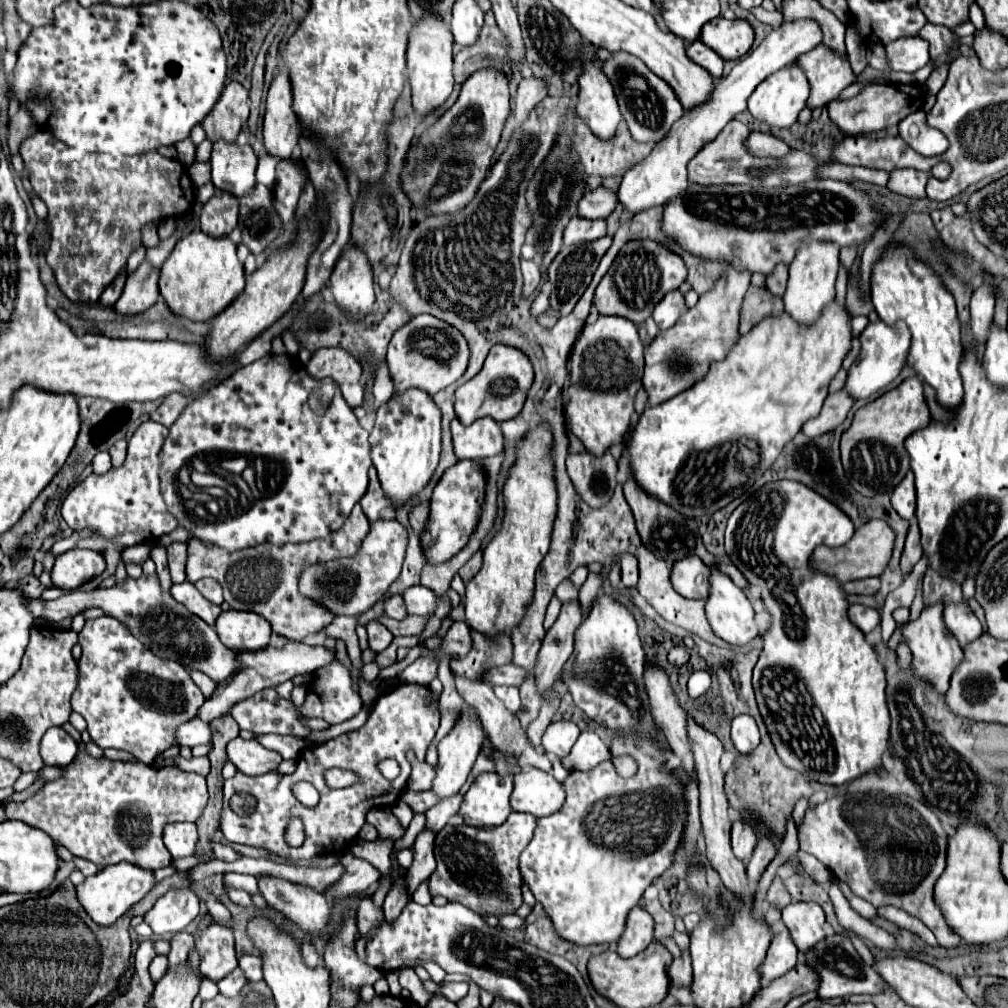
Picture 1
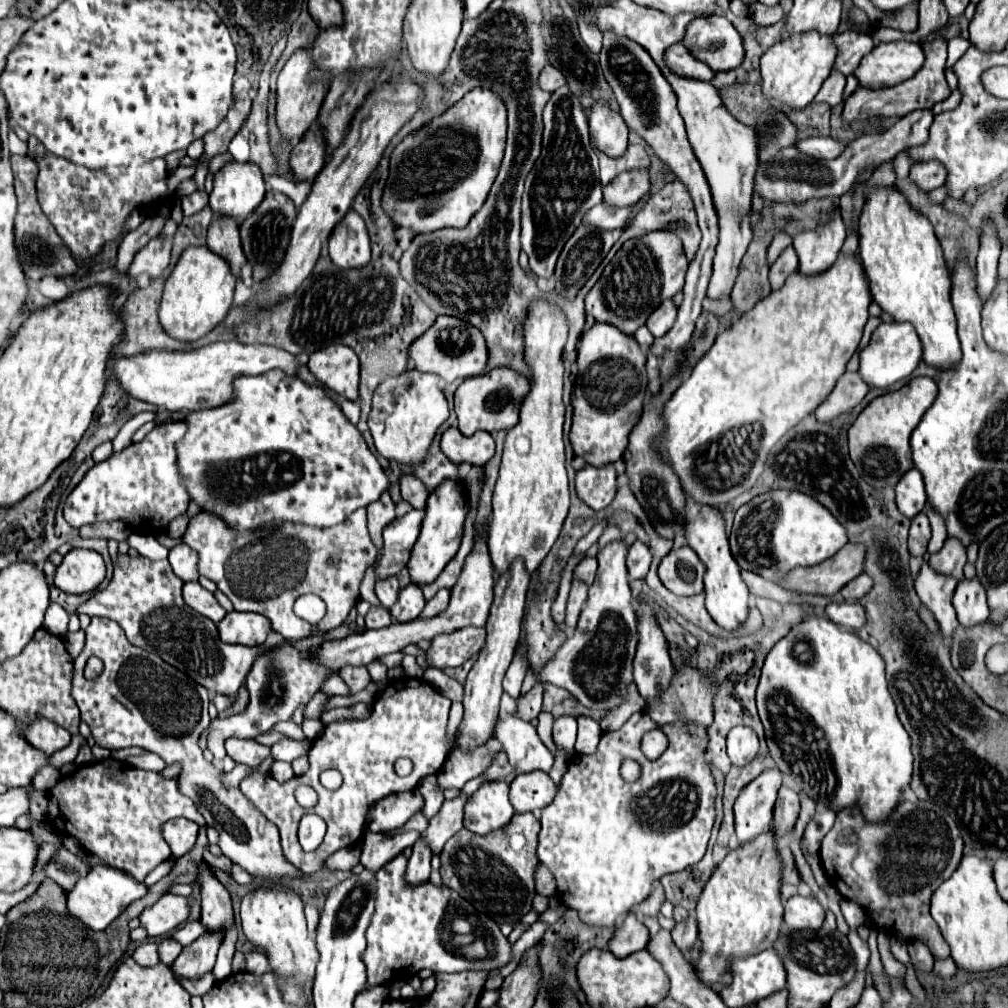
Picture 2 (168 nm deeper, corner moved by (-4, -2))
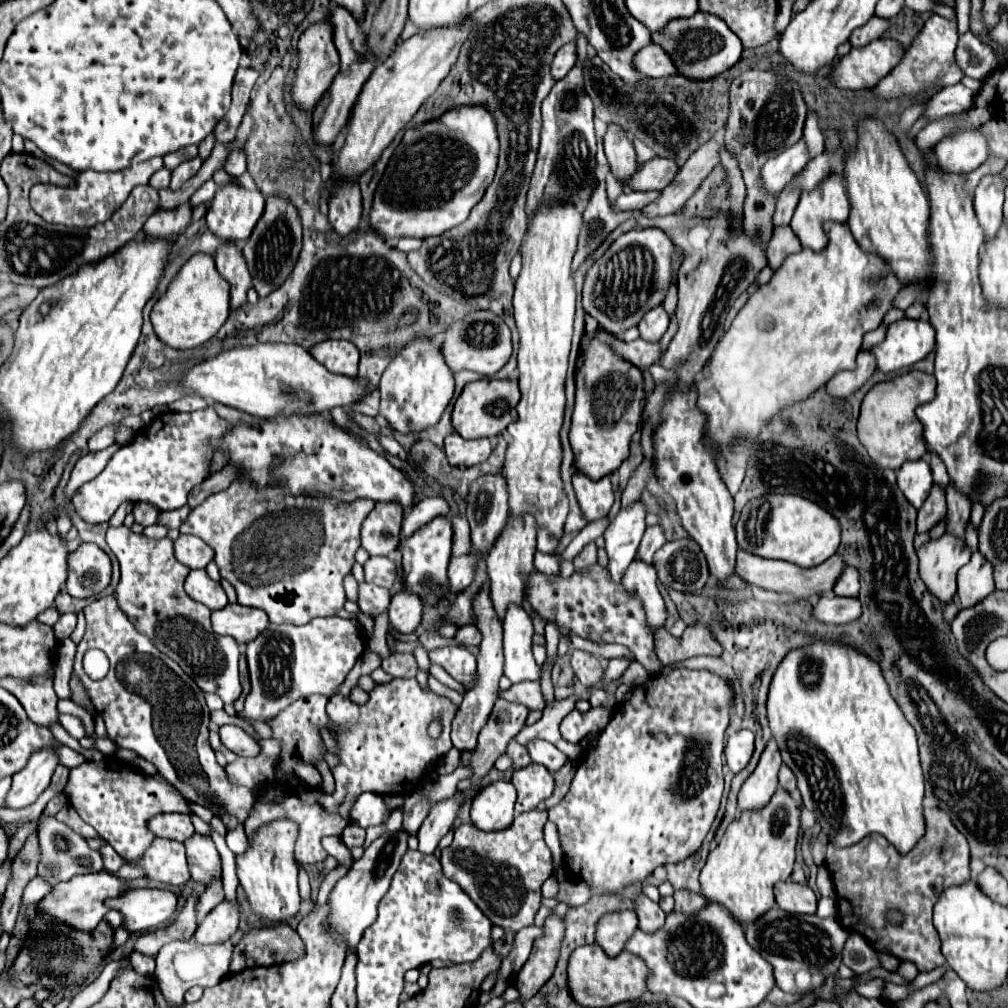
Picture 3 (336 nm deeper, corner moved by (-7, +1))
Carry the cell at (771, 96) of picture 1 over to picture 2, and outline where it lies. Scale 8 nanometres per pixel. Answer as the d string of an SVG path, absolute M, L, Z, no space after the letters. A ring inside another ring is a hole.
M811 30L809 34L797 34L797 38L789 38L789 42L773 44L761 56L761 76L763 76L763 94L767 98L777 98L787 102L791 108L805 108L813 102L821 84L829 76L833 62L837 56L837 46L833 46L833 36L825 38Z

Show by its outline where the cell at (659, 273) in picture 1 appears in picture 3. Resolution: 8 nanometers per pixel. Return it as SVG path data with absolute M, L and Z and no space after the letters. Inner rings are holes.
M658 227L636 229L620 235L586 273L582 289L584 311L592 315L600 323L600 327L614 337L638 325L646 311L662 305L672 285L674 253L674 241Z

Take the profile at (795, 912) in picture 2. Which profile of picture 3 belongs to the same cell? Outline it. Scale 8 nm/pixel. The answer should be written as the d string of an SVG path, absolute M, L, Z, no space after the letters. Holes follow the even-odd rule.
M776 883L776 903L786 913L814 915L816 913L816 893L806 883Z

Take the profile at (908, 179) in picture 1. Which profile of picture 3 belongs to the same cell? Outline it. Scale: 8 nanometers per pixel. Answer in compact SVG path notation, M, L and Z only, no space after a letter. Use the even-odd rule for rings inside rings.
M960 135L960 139L942 139L934 147L936 167L944 173L968 173L986 161L988 147L980 135Z

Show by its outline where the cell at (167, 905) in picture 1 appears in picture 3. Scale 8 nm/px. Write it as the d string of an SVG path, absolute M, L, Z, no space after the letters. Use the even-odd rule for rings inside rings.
M132 889L122 899L108 899L108 907L124 915L124 927L132 933L168 925L178 909L178 897L168 889Z

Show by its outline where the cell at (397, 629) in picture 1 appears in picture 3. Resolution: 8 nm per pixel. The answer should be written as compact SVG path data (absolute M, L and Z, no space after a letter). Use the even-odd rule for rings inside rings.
M468 555L460 559L450 559L450 567L448 567L450 593L458 595L460 591L464 591L464 587L468 587L470 581L472 581L472 559L468 559Z

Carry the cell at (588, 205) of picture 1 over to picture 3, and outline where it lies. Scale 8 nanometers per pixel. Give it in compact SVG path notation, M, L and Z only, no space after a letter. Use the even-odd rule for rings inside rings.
M652 159L644 165L638 165L638 171L626 181L632 191L662 191L678 173L676 163L670 159Z

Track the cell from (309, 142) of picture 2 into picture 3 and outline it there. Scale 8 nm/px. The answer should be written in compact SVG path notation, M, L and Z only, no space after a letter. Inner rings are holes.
M332 5L328 11L328 21L332 23L334 29L334 45L340 53L340 73L336 75L336 79L332 81L332 87L326 91L324 99L316 105L316 109L312 111L312 129L314 129L314 141L322 147L330 147L338 133L342 131L342 127L348 123L350 111L356 103L356 97L362 89L362 85L366 83L368 75L374 71L372 63L368 63L368 59L364 59L364 27L352 17L352 13L340 5Z

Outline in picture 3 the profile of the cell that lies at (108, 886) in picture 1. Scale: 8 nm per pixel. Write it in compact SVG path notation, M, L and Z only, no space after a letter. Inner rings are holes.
M100 871L100 873L90 873L90 875L76 875L70 881L64 881L60 885L56 885L40 903L38 903L38 911L42 915L50 915L56 921L62 921L66 925L72 925L76 929L84 929L84 931L92 931L108 913L108 907L104 905L106 899L114 899L124 895L126 891L130 891L132 887L126 883L126 879L120 879L108 871Z

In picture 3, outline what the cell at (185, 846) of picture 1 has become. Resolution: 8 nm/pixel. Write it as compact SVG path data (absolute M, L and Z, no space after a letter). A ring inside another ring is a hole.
M164 813L164 815L156 815L150 823L148 823L150 831L156 837L164 837L164 839L174 839L184 843L186 839L190 839L194 835L194 825L192 825L192 817L190 815L180 815L180 813Z

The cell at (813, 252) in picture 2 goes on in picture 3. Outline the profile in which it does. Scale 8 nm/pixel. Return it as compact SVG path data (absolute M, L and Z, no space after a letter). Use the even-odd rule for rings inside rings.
M832 175L832 179L828 179L828 183L824 183L824 187L816 187L816 191L810 191L808 195L800 197L800 203L796 207L790 227L798 235L802 247L818 253L818 251L826 249L826 245L828 245L828 235L824 231L824 223L828 223L828 221L846 223L848 213L850 213L850 203L848 203L848 195L846 195L846 189L842 183L842 175Z

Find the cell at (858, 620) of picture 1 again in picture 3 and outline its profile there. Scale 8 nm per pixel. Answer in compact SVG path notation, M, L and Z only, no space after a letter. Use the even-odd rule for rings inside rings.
M822 595L818 605L814 607L816 619L824 623L850 623L862 615L862 605L856 597L826 597Z

